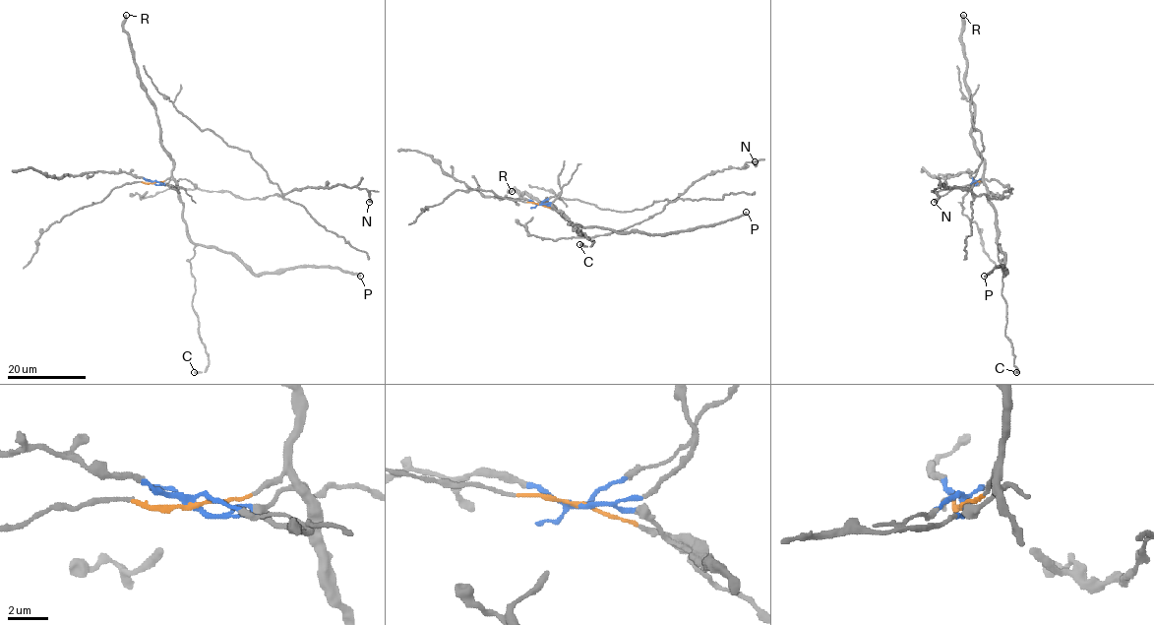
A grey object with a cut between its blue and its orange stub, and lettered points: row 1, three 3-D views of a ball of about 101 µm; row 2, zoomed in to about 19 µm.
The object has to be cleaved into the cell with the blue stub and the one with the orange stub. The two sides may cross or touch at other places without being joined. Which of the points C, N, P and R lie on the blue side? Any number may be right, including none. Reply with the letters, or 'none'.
N

